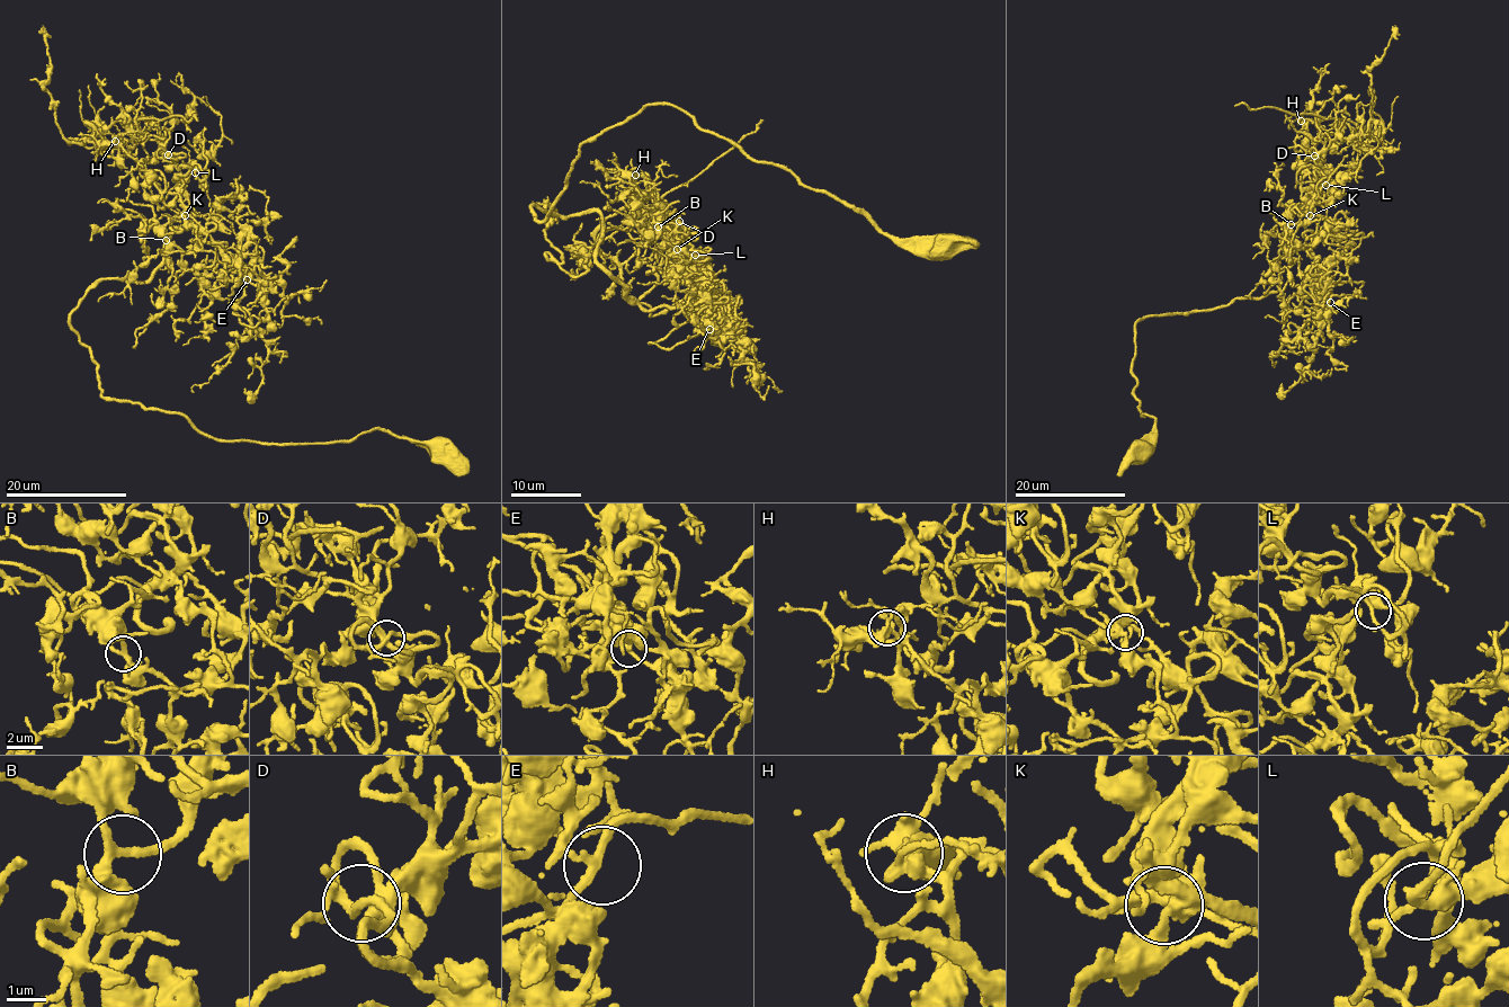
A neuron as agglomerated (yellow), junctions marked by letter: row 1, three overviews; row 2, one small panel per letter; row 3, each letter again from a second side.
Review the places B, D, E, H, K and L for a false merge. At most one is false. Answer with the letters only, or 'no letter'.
H

